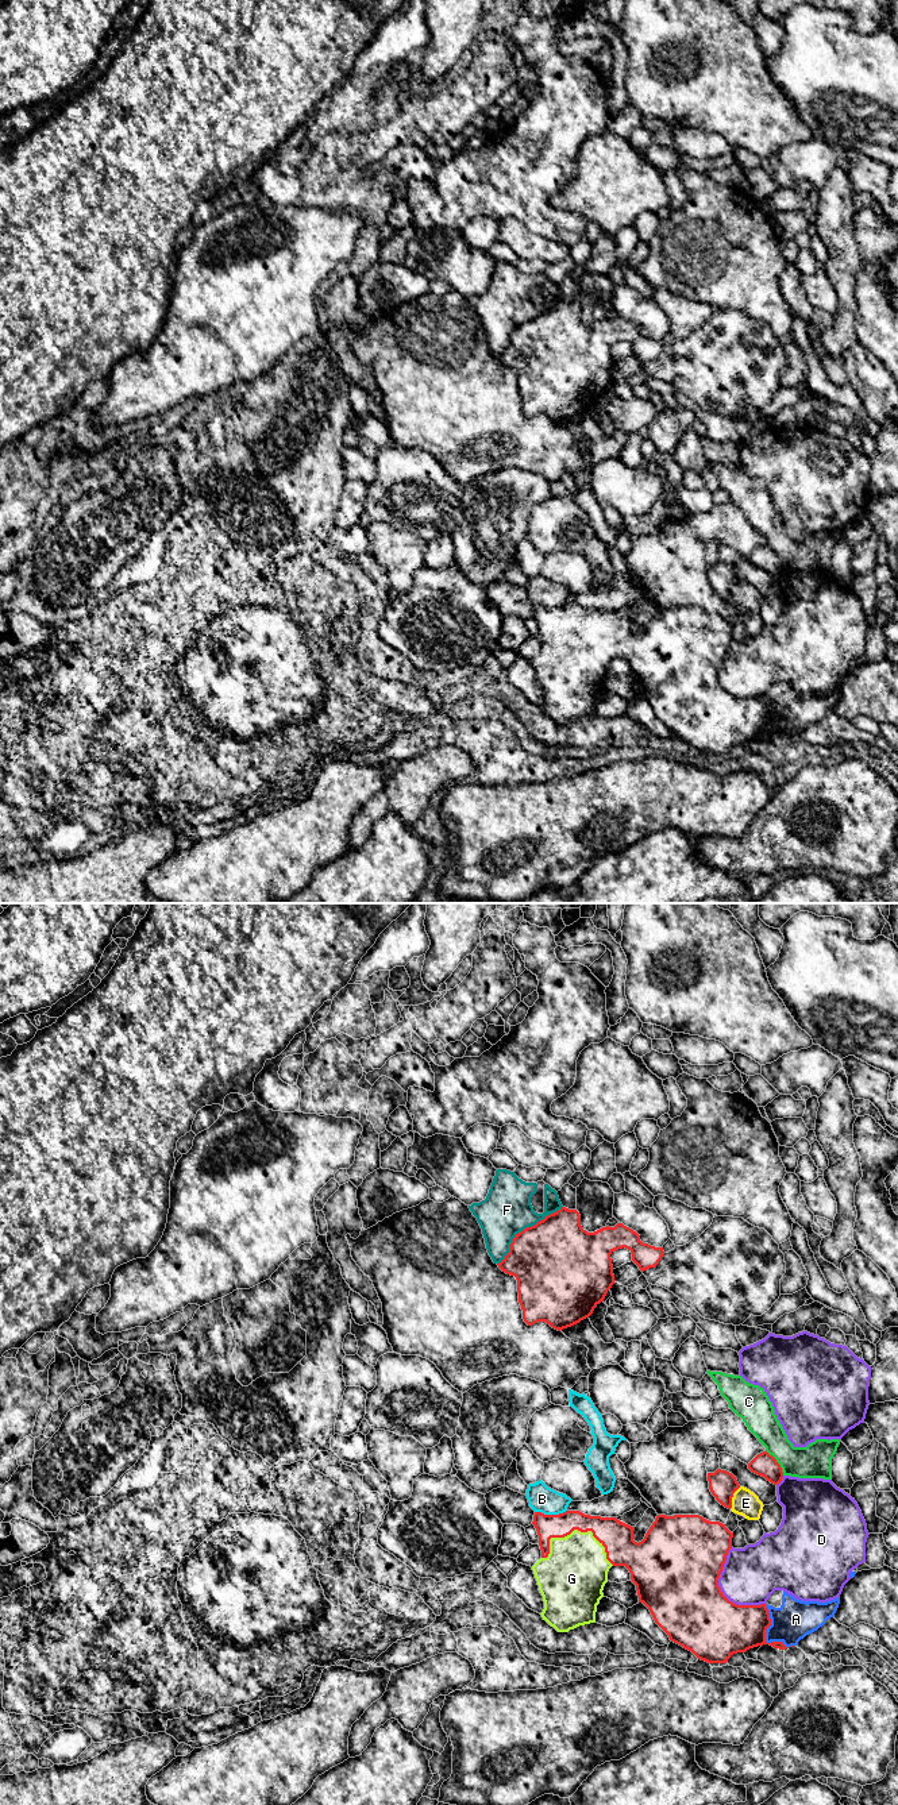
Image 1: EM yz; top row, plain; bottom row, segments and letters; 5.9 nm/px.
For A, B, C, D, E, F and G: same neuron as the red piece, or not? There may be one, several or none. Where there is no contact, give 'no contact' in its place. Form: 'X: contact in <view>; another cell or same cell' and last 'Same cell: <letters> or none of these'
A: contact in yz; another cell
B: contact in yz; another cell
C: contact in yz; another cell
D: contact in yz; another cell
E: contact in yz; another cell
F: contact in yz; another cell
G: contact in yz; same cell
Same cell: G

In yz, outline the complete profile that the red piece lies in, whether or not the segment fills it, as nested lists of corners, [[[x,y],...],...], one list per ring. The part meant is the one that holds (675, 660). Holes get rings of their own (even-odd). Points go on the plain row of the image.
[[[579,603],[559,608],[535,605],[532,617],[542,643],[542,651],[532,659],[544,694],[540,707],[558,725],[596,716],[609,662],[625,659],[636,678],[639,695],[650,702],[671,734],[698,752],[725,756],[733,747],[763,737],[782,744],[787,741],[783,734],[766,734],[766,724],[771,718],[766,697],[737,698],[722,687],[718,671],[732,641],[733,625],[720,614],[709,614],[699,608],[658,608],[639,636],[633,633],[635,620],[616,610]]]

